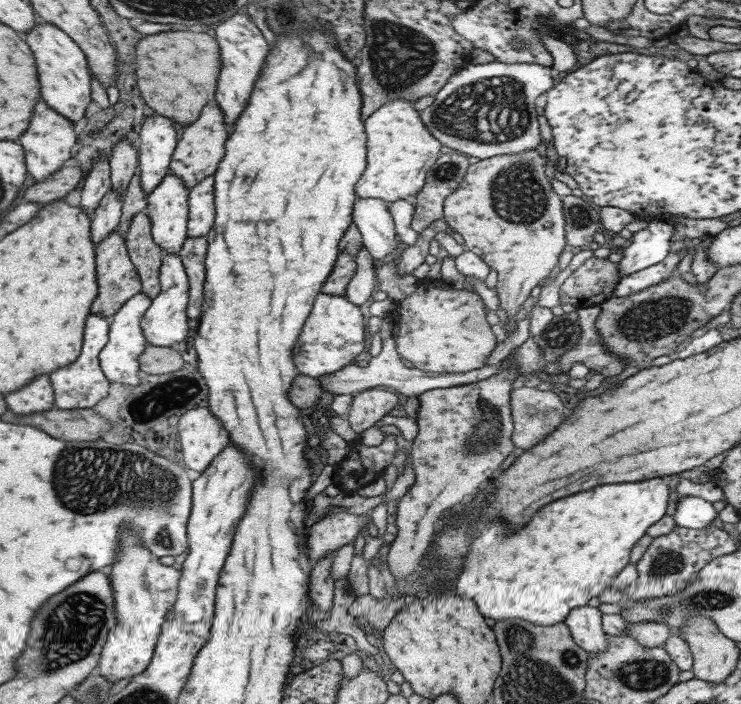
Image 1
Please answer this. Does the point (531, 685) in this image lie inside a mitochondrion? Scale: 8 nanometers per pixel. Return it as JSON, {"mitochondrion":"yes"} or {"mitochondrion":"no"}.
{"mitochondrion":"yes"}

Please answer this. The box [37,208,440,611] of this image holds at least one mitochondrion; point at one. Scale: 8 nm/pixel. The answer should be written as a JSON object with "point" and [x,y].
{"point":[81,475]}

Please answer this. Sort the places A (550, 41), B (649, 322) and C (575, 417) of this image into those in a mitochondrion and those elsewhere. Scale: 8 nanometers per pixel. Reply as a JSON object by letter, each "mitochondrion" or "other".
{"A":"other","B":"mitochondrion","C":"other"}

